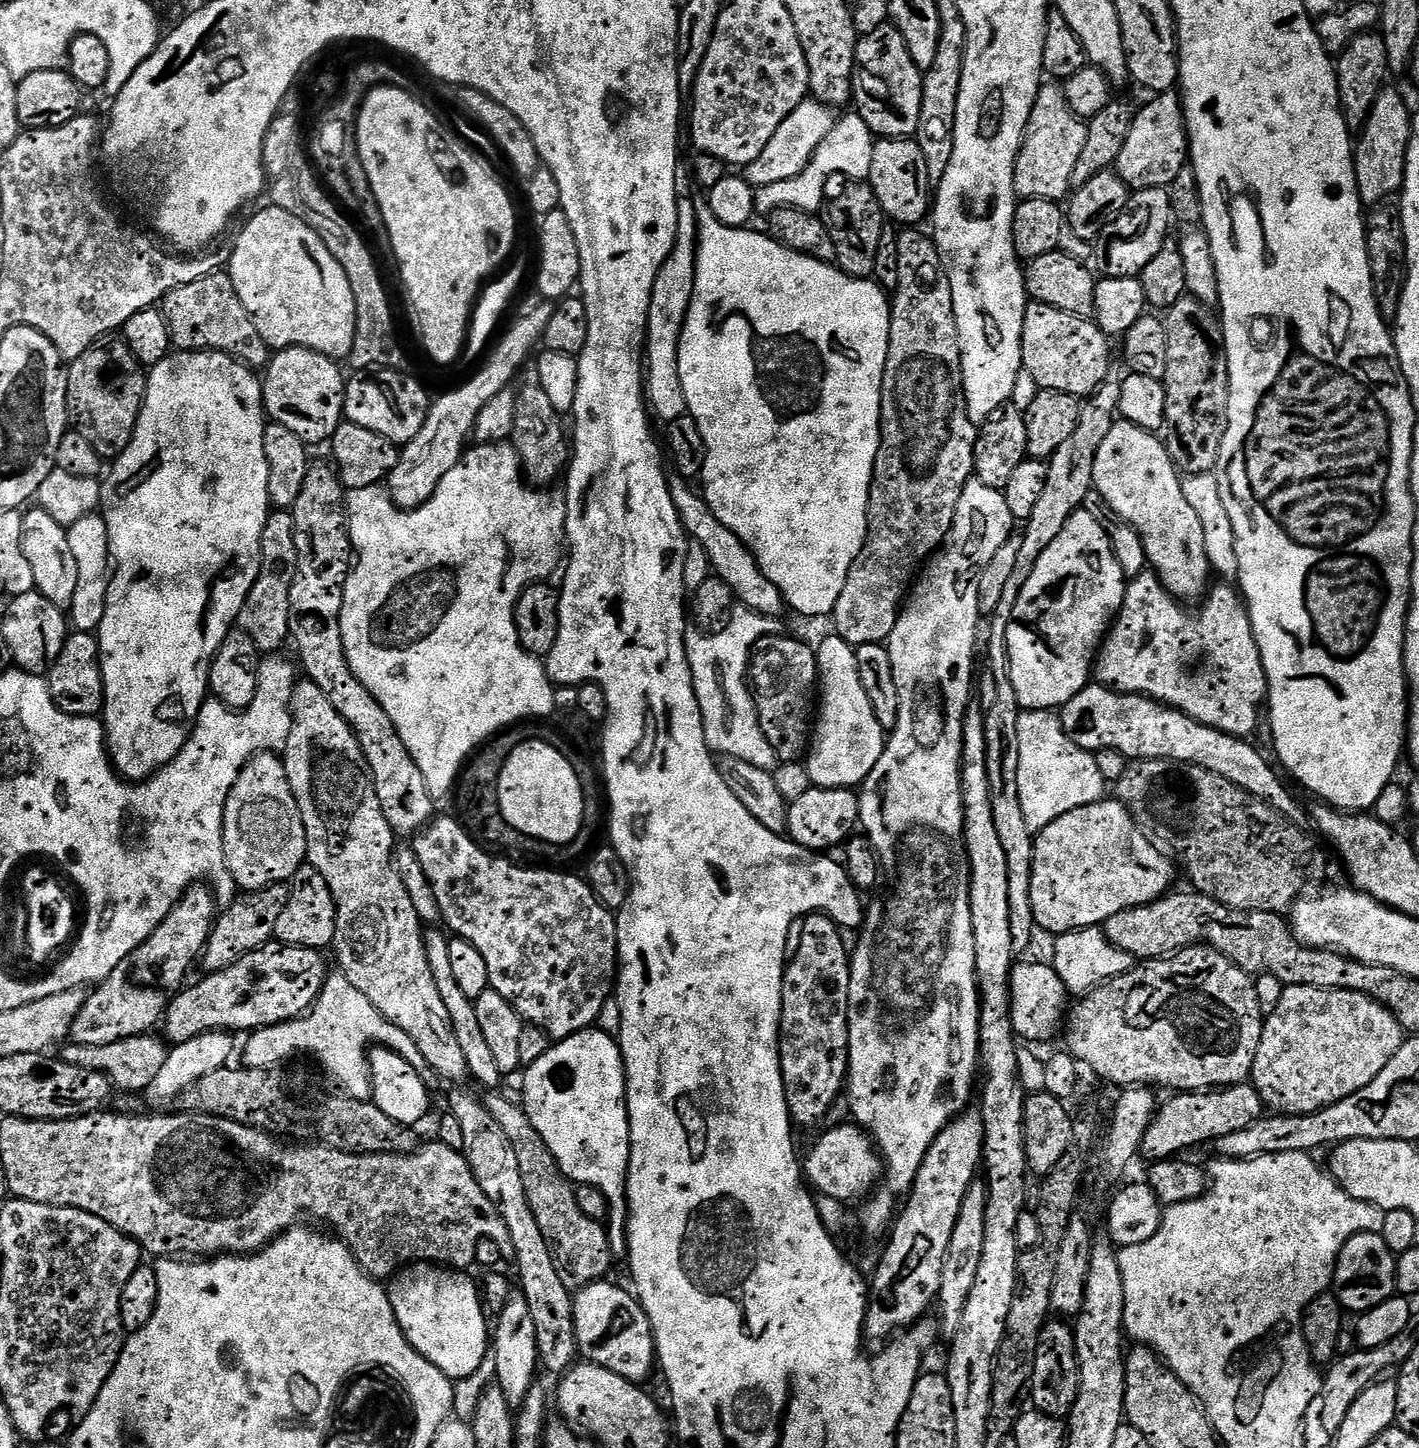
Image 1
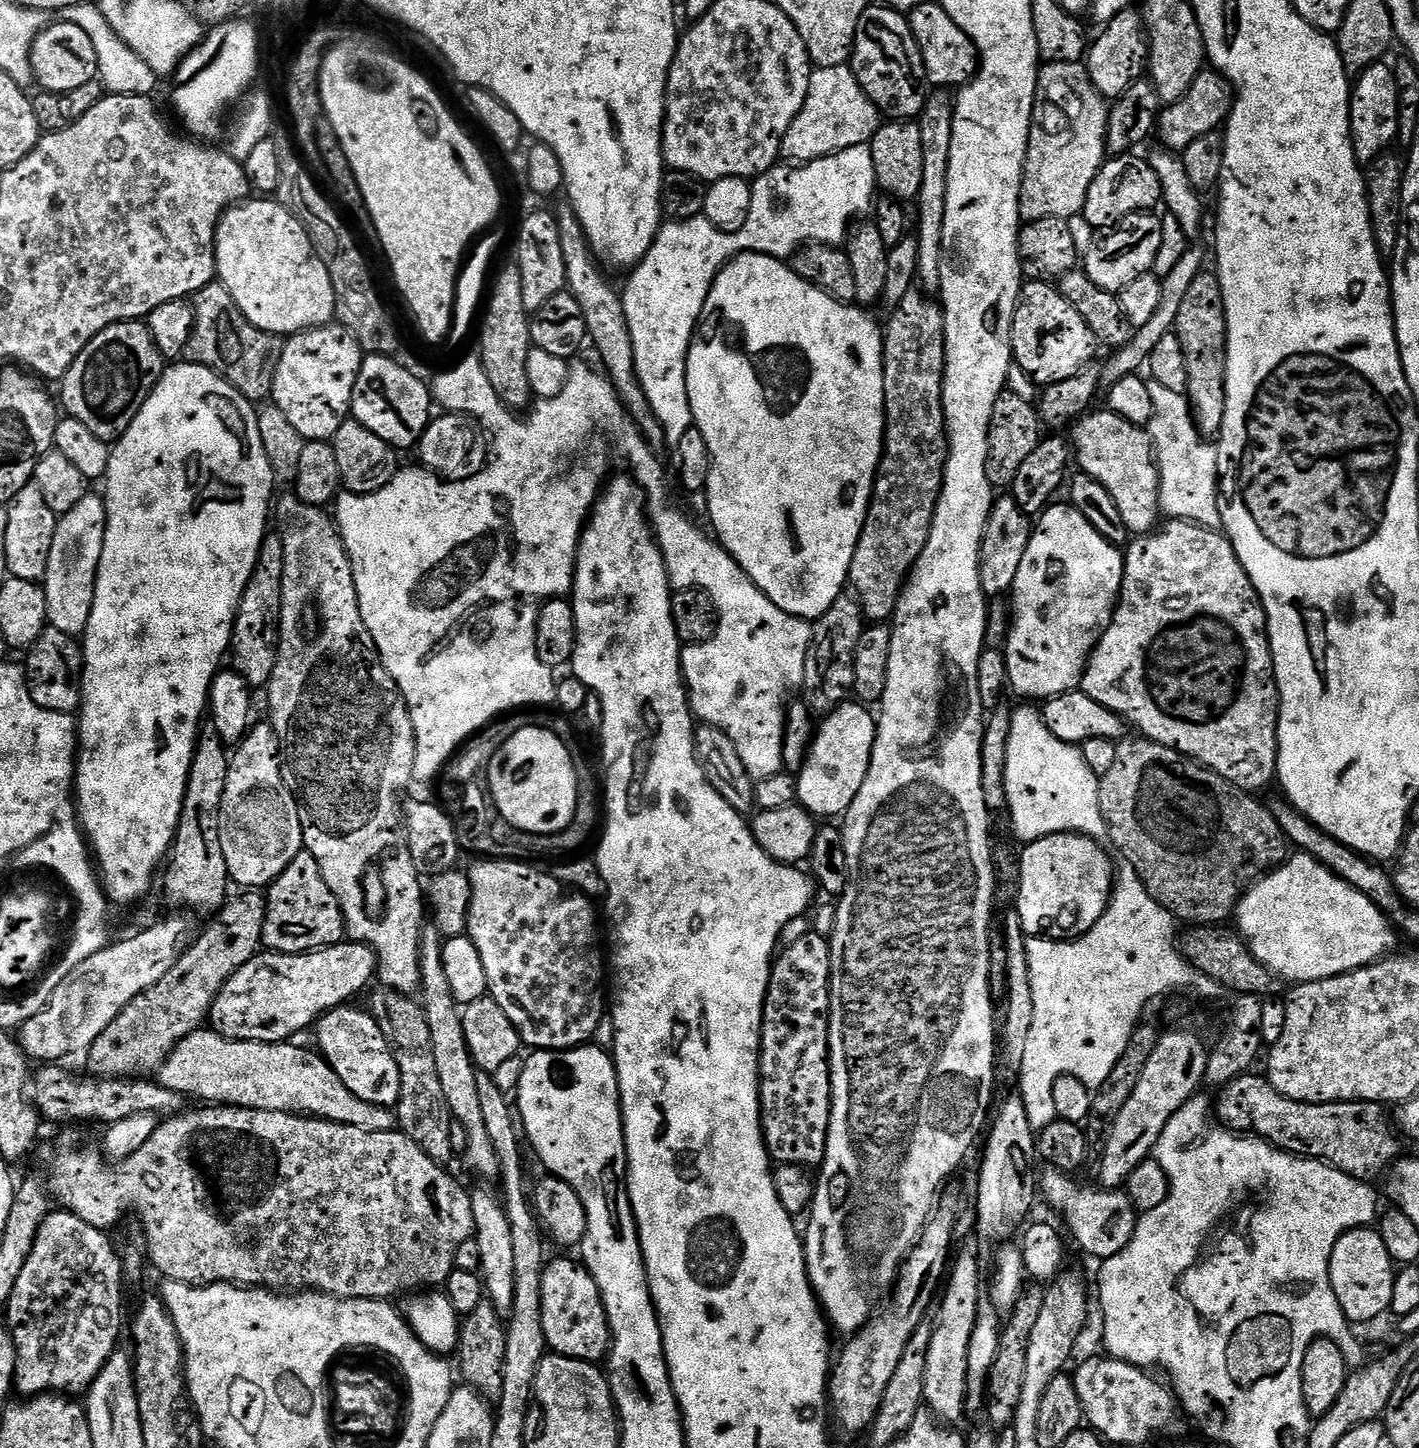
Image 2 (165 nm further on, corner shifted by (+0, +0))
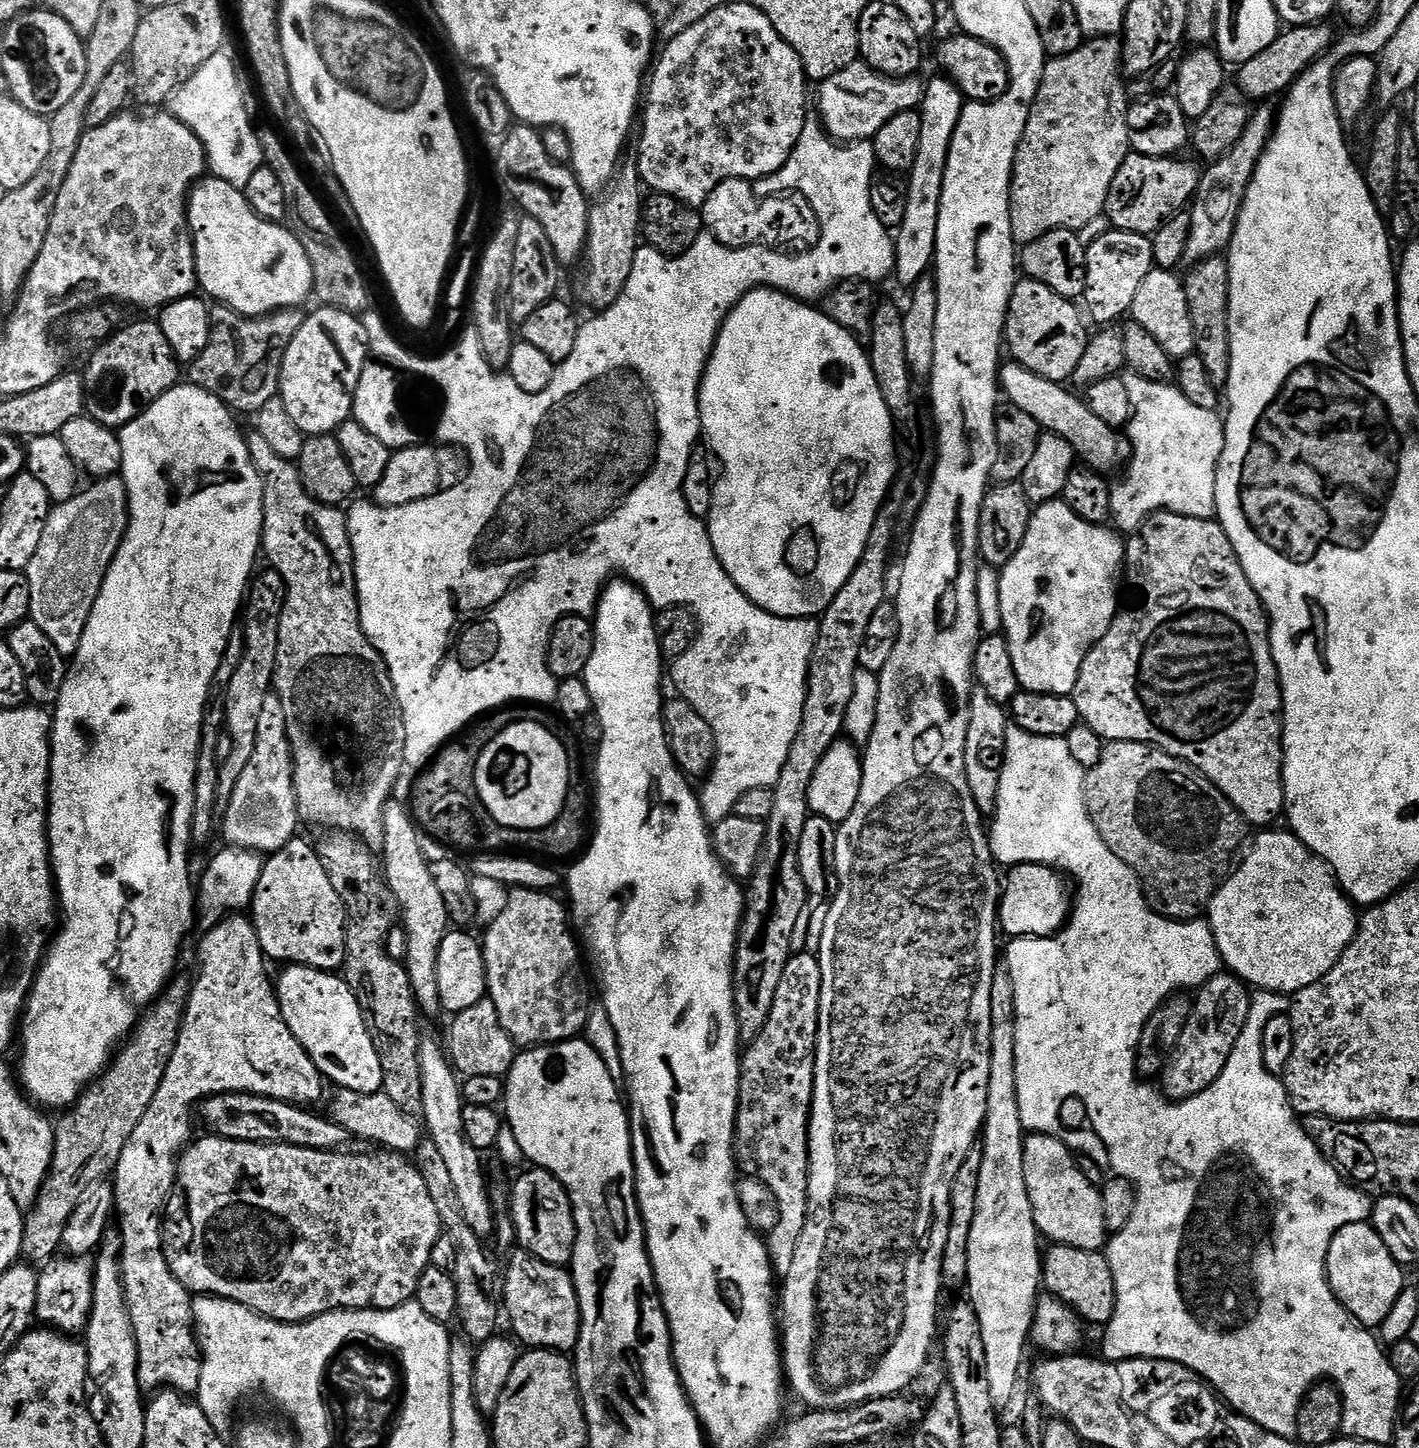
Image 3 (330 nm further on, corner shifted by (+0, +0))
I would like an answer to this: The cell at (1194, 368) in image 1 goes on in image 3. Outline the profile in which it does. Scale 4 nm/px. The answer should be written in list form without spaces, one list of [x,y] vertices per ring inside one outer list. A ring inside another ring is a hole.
[[[1223,255],[1212,256],[1201,264],[1191,265],[1189,276],[1184,280],[1186,298],[1190,302],[1190,322],[1196,331],[1195,355],[1206,362],[1210,378],[1218,386],[1228,383],[1230,374],[1230,322],[1228,321],[1228,299],[1230,298],[1230,270]]]

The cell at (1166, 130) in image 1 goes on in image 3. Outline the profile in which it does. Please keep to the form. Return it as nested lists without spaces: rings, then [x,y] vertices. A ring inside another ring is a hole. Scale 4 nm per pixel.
[[[1327,23],[1297,24],[1281,31],[1276,41],[1262,54],[1244,61],[1239,65],[1235,83],[1239,85],[1245,96],[1252,102],[1268,102],[1271,96],[1279,97],[1287,93],[1296,80],[1311,64],[1320,59],[1333,47],[1334,35]],[[1280,92],[1280,93],[1279,93]],[[1260,100],[1260,101],[1256,101]]]

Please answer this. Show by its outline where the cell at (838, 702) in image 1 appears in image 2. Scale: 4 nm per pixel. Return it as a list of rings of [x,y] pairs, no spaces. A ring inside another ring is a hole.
[[[845,702],[827,713],[821,724],[819,721],[812,737],[812,749],[796,776],[796,799],[813,817],[843,817],[854,798],[858,798],[858,790],[862,790],[862,782],[866,782],[870,770],[876,741],[877,717],[868,712],[871,711],[859,702]]]

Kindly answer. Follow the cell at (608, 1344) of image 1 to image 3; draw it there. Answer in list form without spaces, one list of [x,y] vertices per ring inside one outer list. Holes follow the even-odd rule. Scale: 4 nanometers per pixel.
[[[516,1250],[508,1260],[508,1269],[502,1272],[502,1308],[506,1320],[512,1323],[515,1339],[529,1349],[547,1348],[553,1352],[571,1353],[580,1337],[580,1303],[572,1273],[567,1267],[558,1264],[547,1264],[529,1252]]]

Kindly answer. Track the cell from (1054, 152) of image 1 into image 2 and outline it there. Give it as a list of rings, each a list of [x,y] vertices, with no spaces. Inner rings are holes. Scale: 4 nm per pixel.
[[[1058,62],[1057,64],[1045,63],[1041,67],[1040,75],[1036,77],[1036,97],[1032,107],[1032,129],[1028,135],[1028,153],[1024,159],[1024,177],[1020,187],[1020,218],[1021,221],[1041,220],[1042,218],[1062,218],[1069,220],[1072,216],[1081,215],[1086,202],[1086,190],[1090,190],[1090,182],[1098,174],[1098,170],[1104,164],[1108,152],[1108,110],[1110,104],[1101,96],[1099,90],[1090,82],[1090,74],[1083,63],[1071,64],[1070,62]]]

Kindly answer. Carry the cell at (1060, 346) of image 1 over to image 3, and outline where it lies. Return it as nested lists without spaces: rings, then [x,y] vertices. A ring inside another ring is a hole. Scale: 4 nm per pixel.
[[[1017,279],[1004,323],[1006,348],[1012,351],[1011,359],[1047,380],[1071,381],[1078,370],[1078,362],[1082,362],[1082,354],[1086,354],[1090,339],[1090,332],[1084,329],[1085,317],[1082,312],[1080,317],[1076,307],[1073,301],[1054,294],[1050,286],[1042,286],[1042,282]]]

